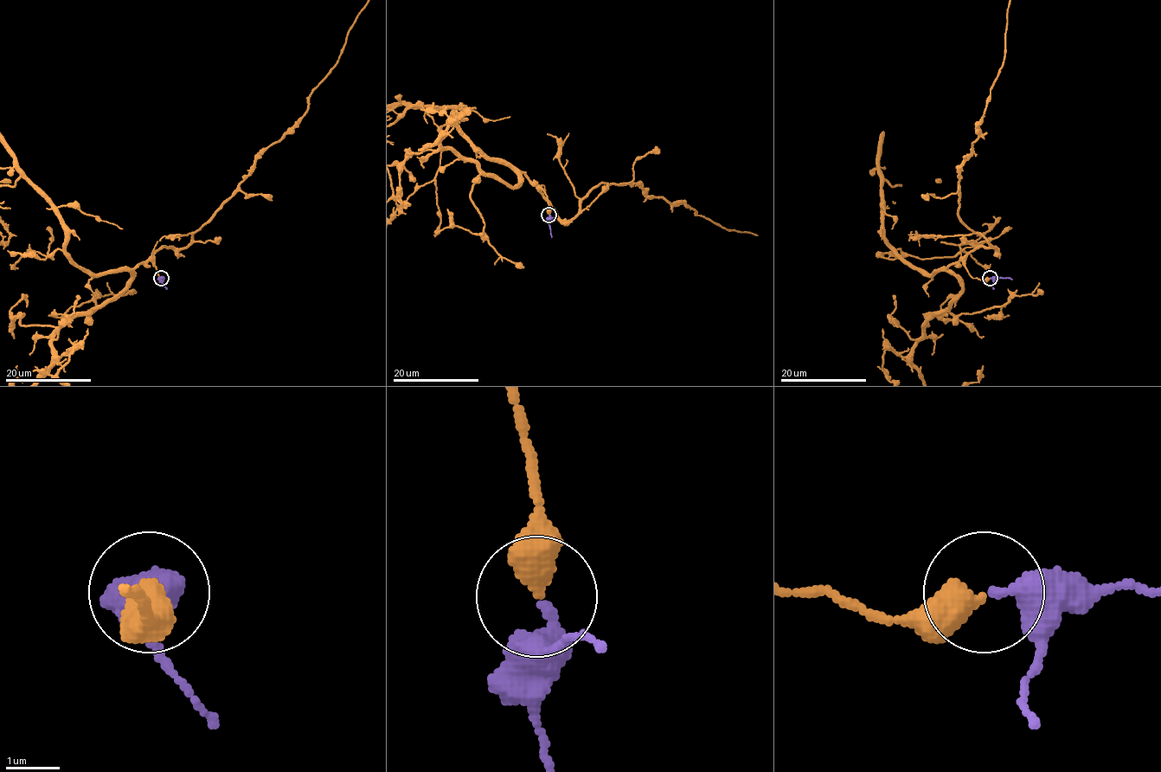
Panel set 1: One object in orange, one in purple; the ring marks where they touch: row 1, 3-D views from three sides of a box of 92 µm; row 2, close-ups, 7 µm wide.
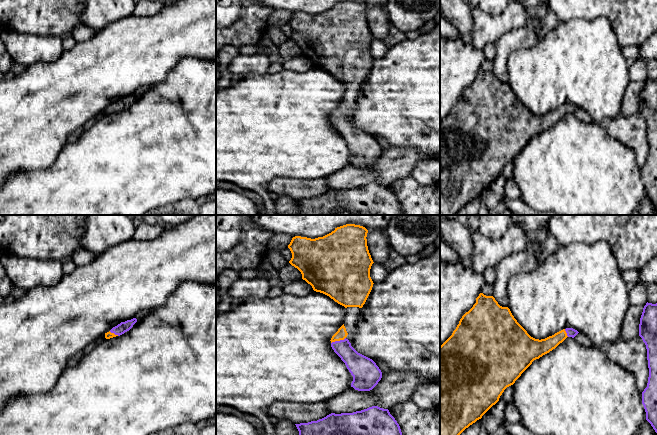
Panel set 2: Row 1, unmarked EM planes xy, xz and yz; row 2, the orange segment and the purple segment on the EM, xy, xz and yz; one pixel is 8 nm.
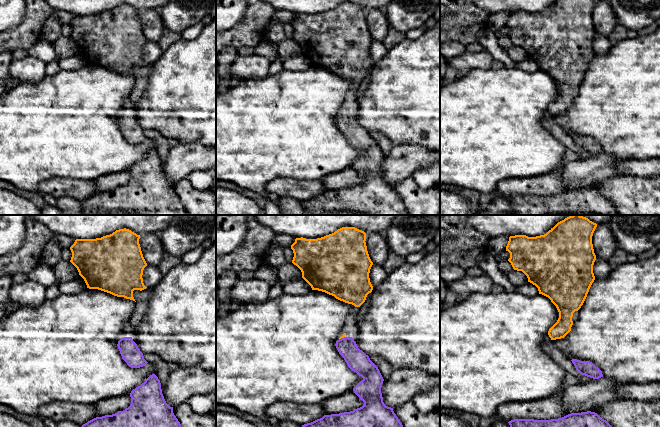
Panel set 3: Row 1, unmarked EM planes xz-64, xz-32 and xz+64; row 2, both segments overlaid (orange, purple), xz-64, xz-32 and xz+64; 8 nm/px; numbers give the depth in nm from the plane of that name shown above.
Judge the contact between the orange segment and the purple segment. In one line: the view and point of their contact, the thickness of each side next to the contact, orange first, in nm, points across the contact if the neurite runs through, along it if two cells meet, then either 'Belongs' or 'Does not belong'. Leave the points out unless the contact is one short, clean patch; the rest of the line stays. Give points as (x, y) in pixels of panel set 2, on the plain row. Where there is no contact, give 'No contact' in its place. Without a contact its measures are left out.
Touches orange at xz (338, 116). Thickness 90 nm (orange) against 170 nm. Path across: xz (341, 110), (338, 116), (357, 140). Belongs

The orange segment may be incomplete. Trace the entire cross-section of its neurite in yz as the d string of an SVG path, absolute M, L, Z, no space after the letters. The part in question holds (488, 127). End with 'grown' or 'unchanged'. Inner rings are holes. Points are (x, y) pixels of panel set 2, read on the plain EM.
M480 69L452 111L440 122L440 215L456 215L499 177L504 166L513 161L534 136L578 109L573 104L566 104L545 115L535 115L517 98L508 83L500 82L493 72Z; grown

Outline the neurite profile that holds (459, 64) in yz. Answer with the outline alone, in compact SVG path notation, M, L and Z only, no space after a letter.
M440 37L440 122L452 111L462 92L476 79L484 60L483 49L468 47L459 39Z

